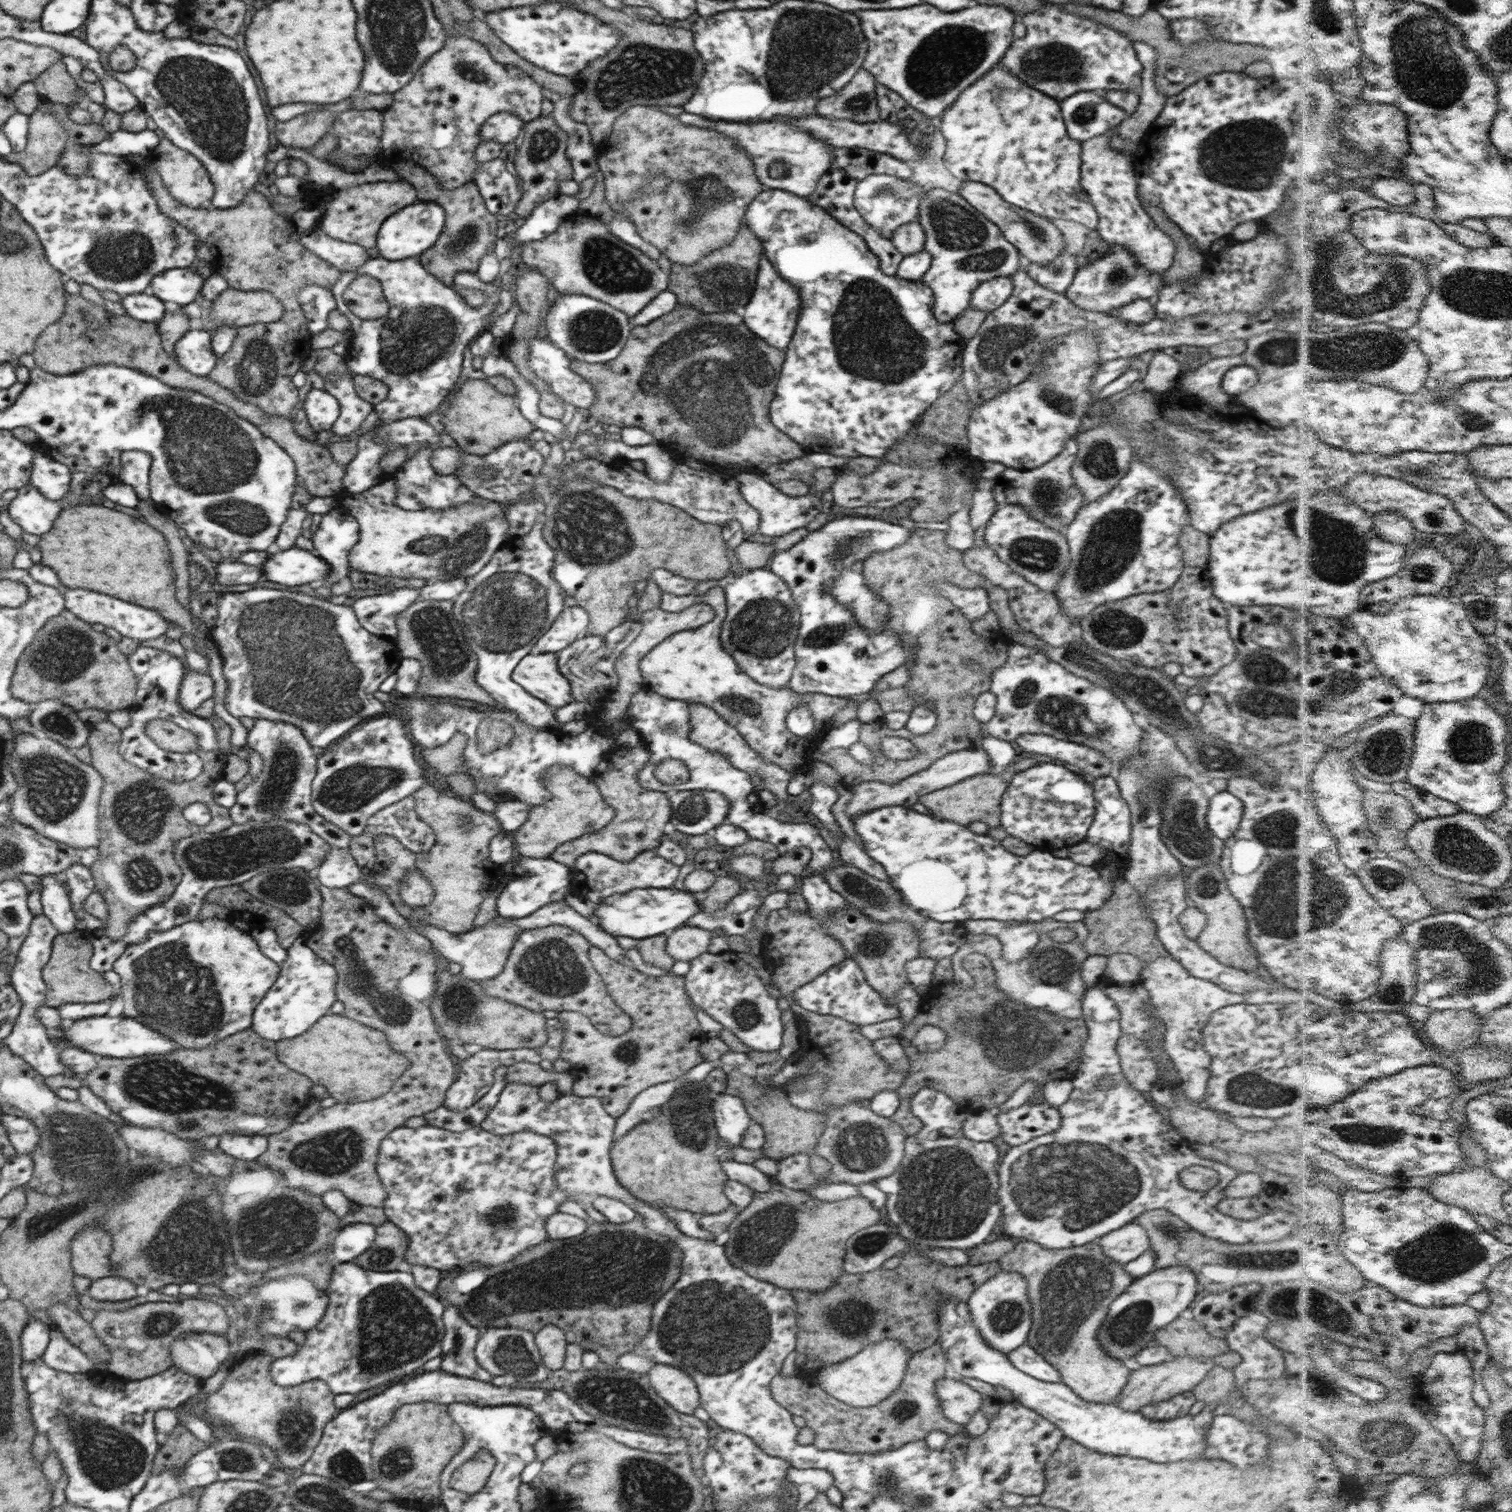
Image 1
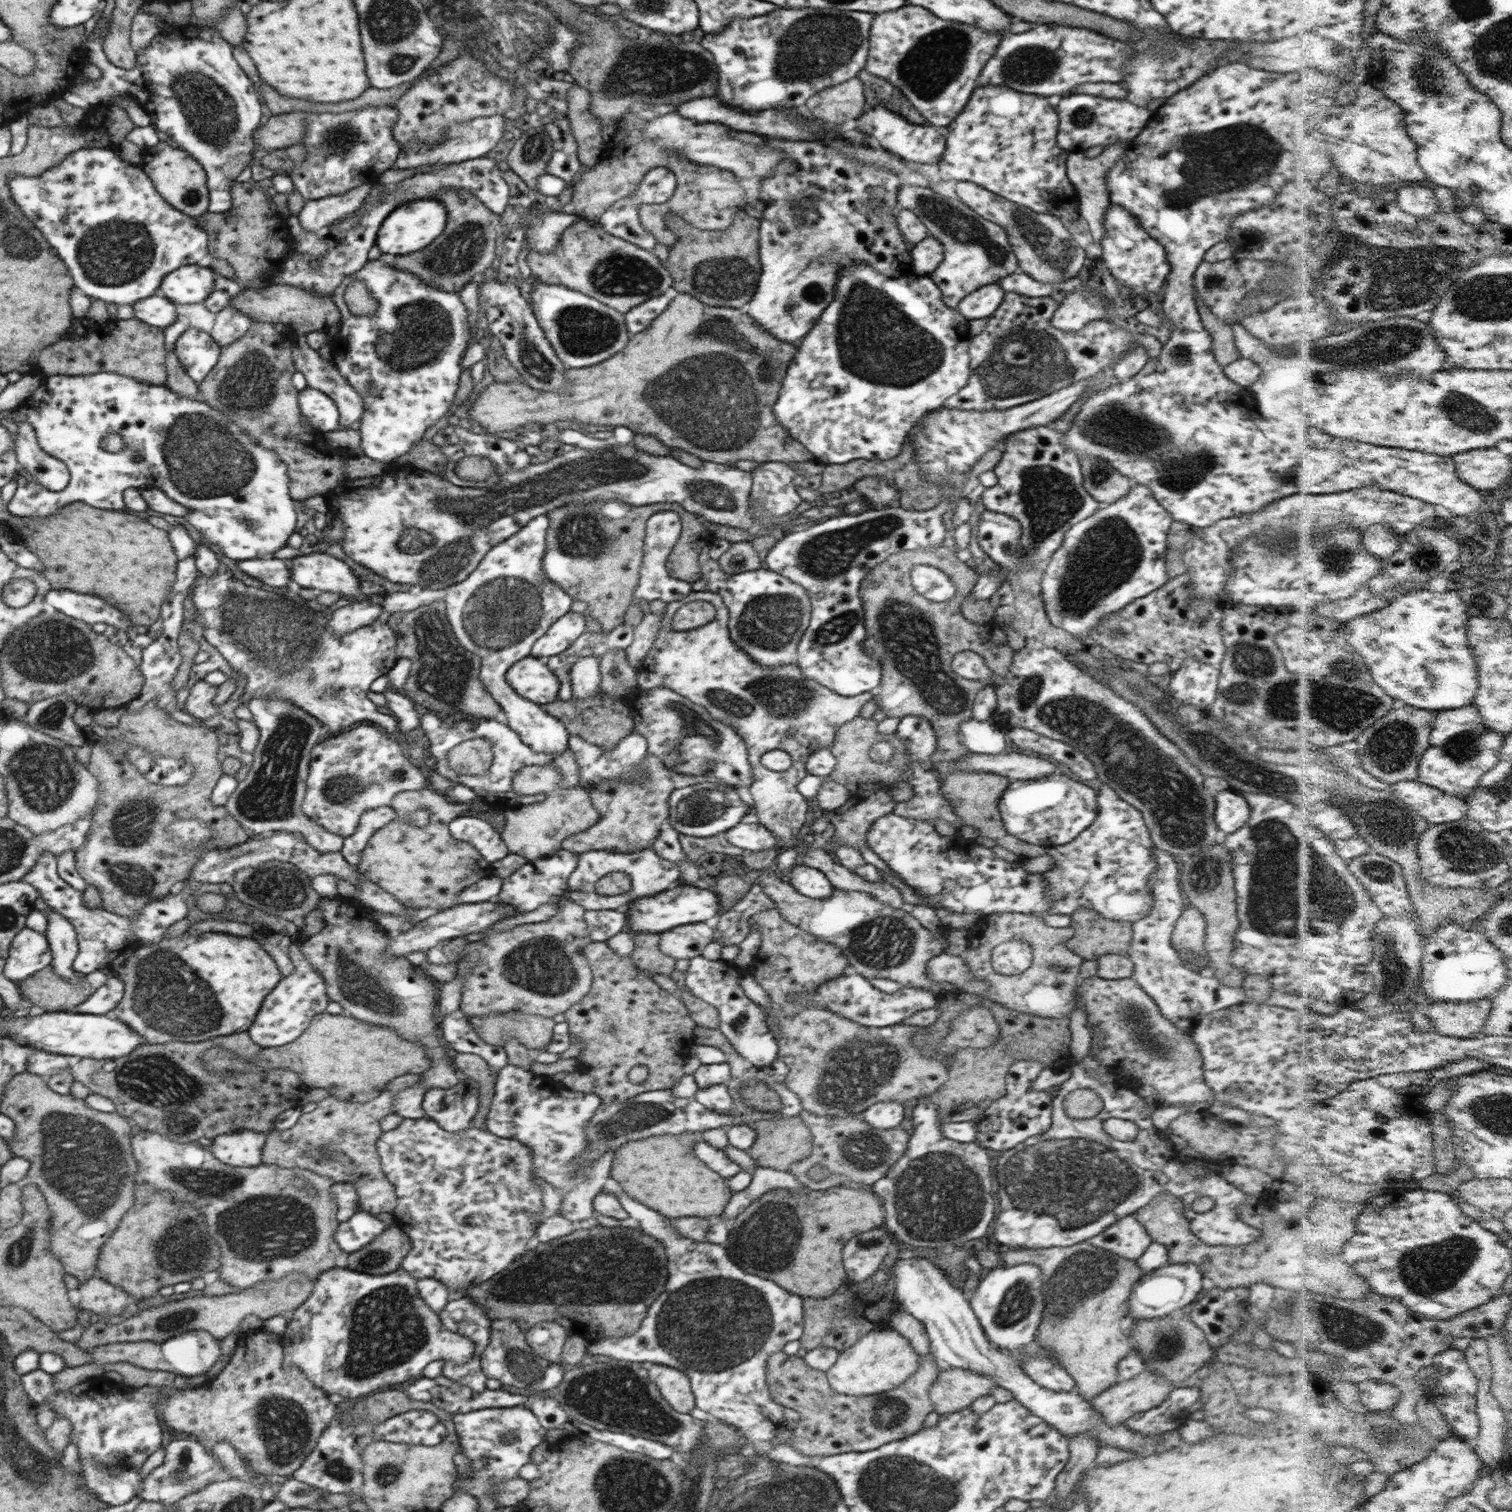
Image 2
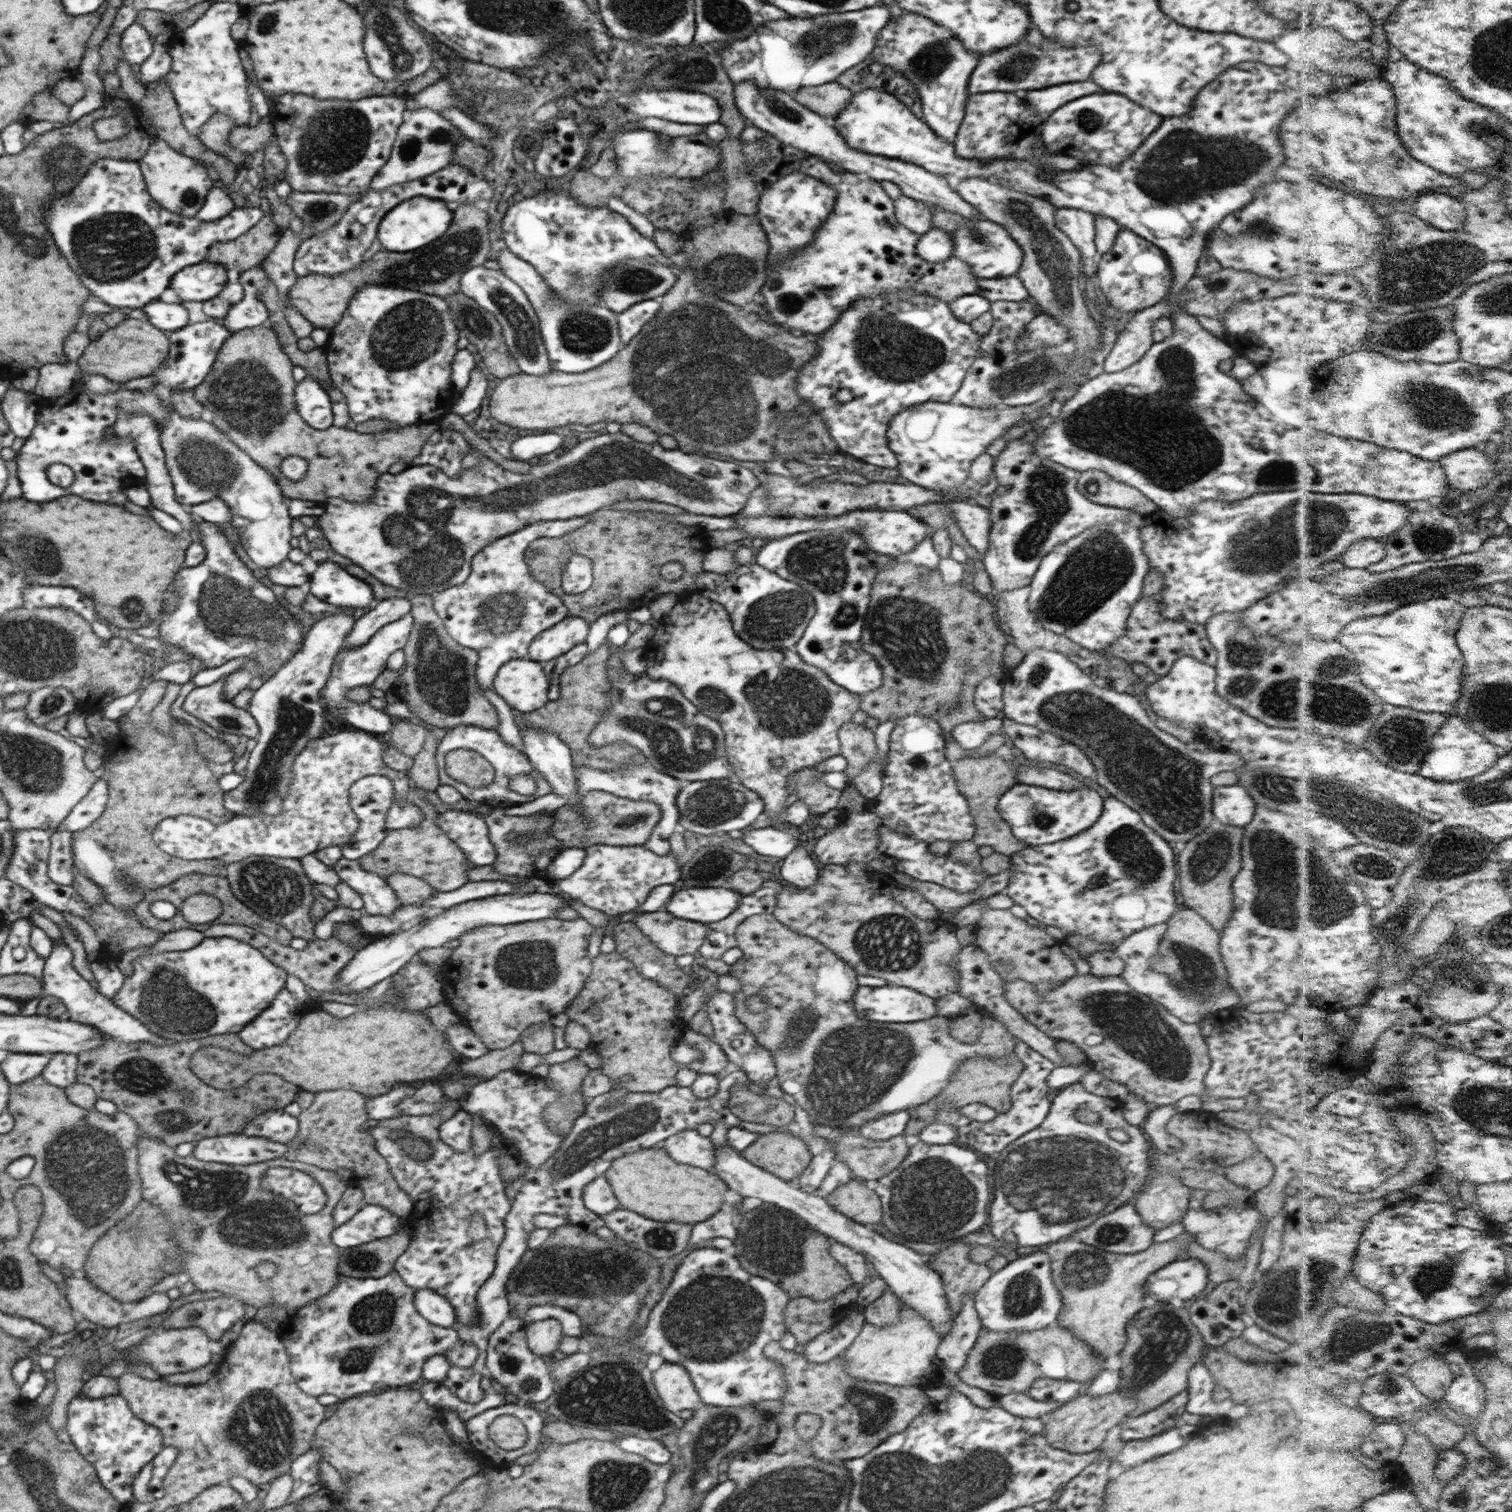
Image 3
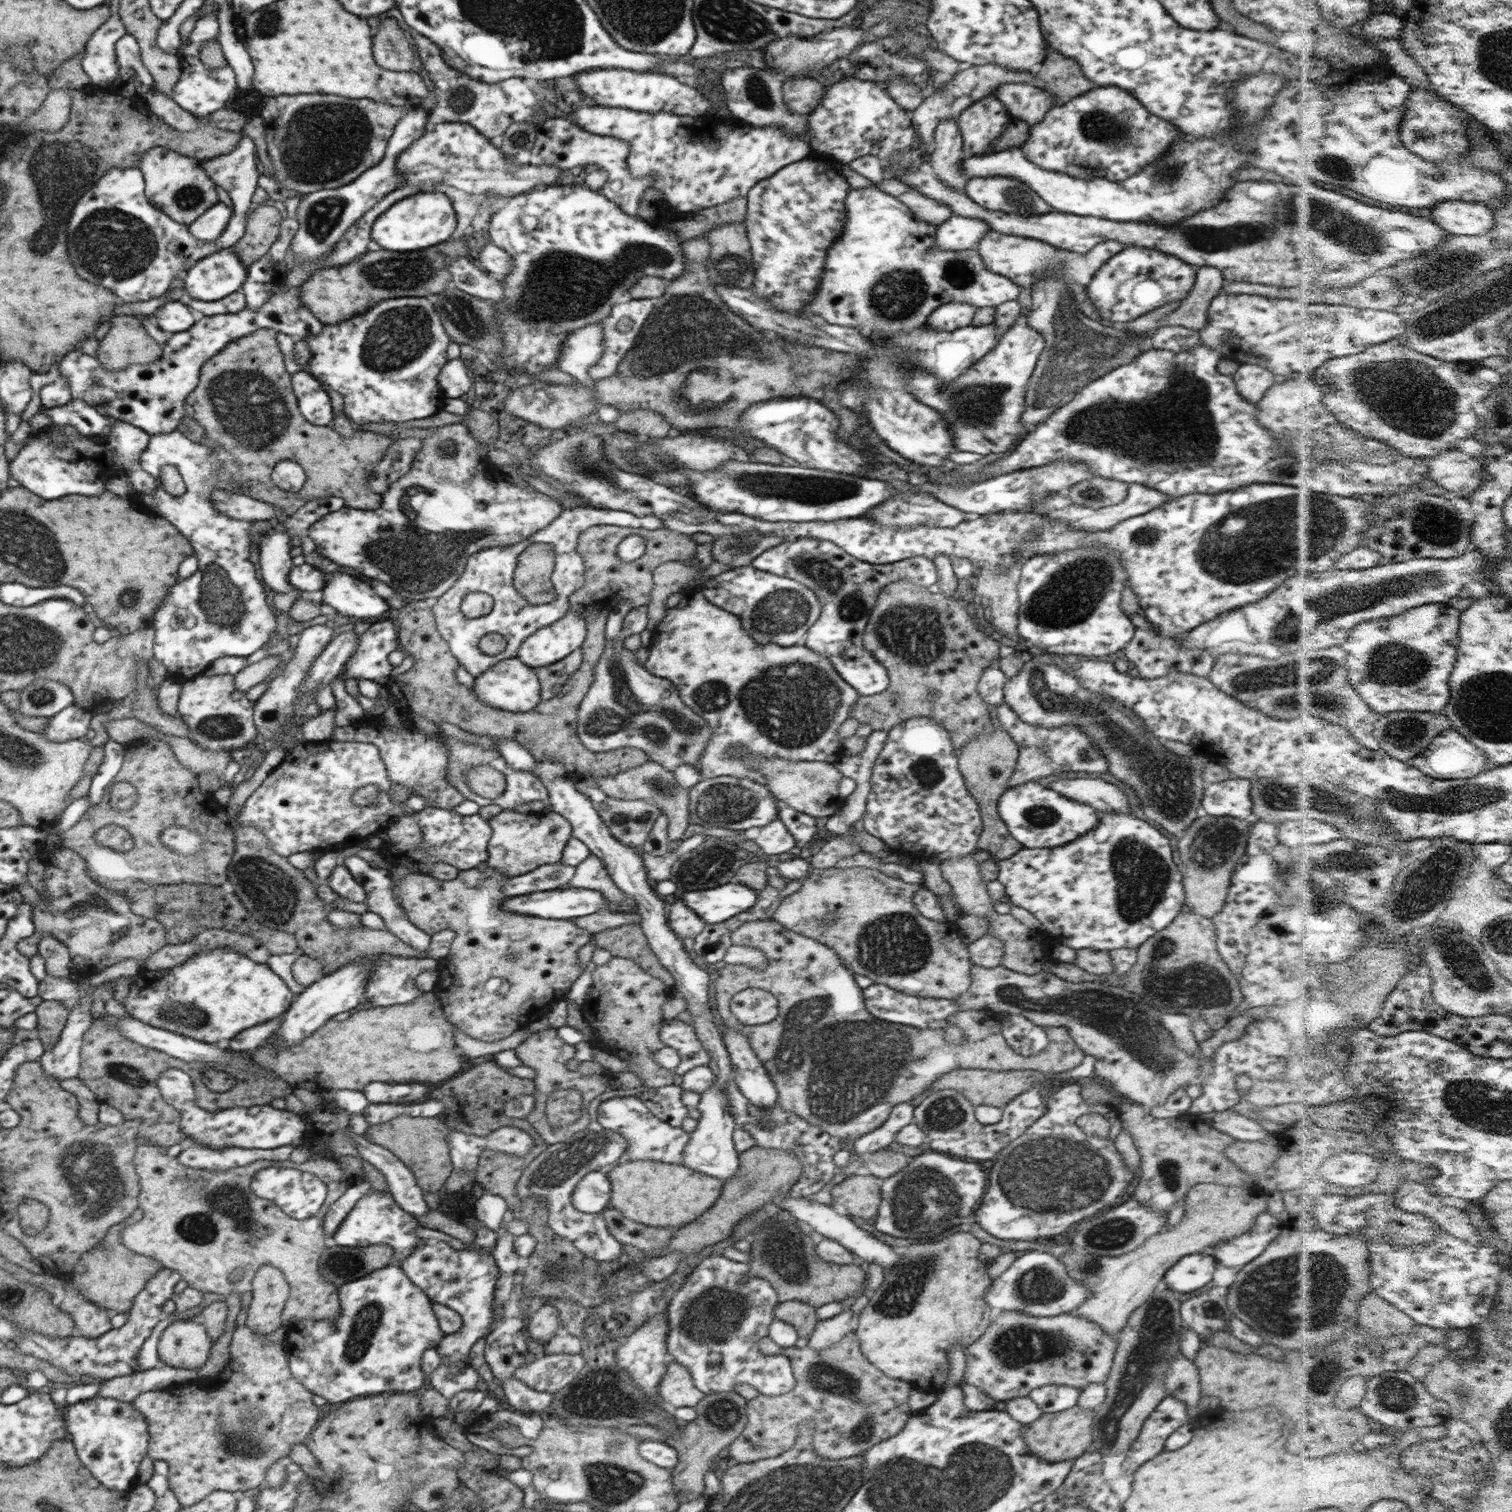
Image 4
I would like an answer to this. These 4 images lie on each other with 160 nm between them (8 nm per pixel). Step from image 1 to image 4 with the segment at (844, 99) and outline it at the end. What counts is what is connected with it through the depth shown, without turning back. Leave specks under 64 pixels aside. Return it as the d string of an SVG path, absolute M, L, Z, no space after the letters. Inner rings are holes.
M804 78L783 79L780 87L785 106L797 114L812 111L826 89L816 80Z

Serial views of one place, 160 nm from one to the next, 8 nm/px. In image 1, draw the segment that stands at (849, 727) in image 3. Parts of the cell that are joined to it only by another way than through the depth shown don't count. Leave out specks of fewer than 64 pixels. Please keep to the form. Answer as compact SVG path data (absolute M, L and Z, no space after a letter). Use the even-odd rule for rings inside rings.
M915 529L911 536L907 537L905 542L894 546L889 550L875 550L865 560L862 561L862 577L865 586L869 590L880 596L880 599L888 606L888 630L894 635L894 638L902 640L907 648L910 648L910 655L904 660L908 672L908 680L904 686L910 694L911 700L915 705L931 707L936 713L935 726L927 733L921 735L911 734L908 730L897 730L897 738L907 738L917 753L913 758L906 760L894 760L884 757L879 750L879 742L884 736L893 736L891 730L883 721L876 720L868 723L860 723L858 729L858 741L864 744L872 752L873 760L869 764L863 764L854 759L846 748L831 748L825 754L814 750L811 752L811 758L816 761L824 762L827 766L834 768L837 773L836 782L846 786L849 789L860 782L874 780L875 782L884 782L885 784L897 784L901 779L908 777L913 772L927 768L934 760L945 756L949 752L961 750L963 747L980 747L983 738L980 725L982 724L972 715L976 696L983 691L988 691L990 687L990 670L1001 666L1006 656L989 656L989 650L993 652L990 646L996 639L1004 639L995 633L989 636L987 640L979 633L974 633L970 629L970 622L957 610L953 601L945 597L945 588L947 584L957 587L957 589L974 589L986 586L985 577L980 577L970 571L962 561L962 551L955 550L947 546L944 541L944 534L939 530ZM964 660L972 660L976 664L976 670L966 668Z

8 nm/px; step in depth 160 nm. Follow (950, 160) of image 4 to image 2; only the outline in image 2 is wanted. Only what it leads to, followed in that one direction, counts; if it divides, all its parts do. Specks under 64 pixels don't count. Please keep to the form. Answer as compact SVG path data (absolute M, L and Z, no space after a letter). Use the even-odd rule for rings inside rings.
M905 5L896 10L875 14L868 36L870 43L863 69L869 74L884 78L896 87L899 94L907 98L927 124L946 127L965 106L977 86L976 80L980 70L995 52L1002 34L989 34L964 22L941 20L921 6Z

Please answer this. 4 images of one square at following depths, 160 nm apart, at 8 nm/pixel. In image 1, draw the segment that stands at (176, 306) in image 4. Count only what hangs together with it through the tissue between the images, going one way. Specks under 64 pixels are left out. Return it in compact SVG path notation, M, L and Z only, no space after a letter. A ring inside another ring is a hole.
M147 292L123 296L120 304L124 308L125 314L133 320L151 323L161 320L168 307L162 300Z

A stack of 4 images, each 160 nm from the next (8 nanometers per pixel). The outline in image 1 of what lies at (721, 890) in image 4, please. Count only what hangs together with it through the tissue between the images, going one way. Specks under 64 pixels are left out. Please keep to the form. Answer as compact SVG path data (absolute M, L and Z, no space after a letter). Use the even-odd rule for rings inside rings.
M639 888L603 899L601 903L596 904L594 915L598 918L597 926L607 934L639 940L659 934L666 935L679 928L685 920L689 920L697 912L699 910L694 894L674 888Z

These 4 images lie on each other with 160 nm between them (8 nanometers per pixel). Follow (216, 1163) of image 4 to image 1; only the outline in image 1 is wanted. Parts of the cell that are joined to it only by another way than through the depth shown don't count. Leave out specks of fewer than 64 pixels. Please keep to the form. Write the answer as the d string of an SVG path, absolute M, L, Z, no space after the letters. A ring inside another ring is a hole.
M226 1131L219 1135L216 1148L238 1162L253 1161L266 1149L267 1137L259 1134L233 1134Z

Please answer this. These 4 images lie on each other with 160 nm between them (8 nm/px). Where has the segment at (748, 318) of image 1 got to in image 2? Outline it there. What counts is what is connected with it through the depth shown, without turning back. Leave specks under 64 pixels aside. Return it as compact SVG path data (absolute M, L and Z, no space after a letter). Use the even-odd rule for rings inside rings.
M733 131L730 134L731 138L739 138L741 142L747 145L761 145L762 142L773 144L775 151L781 151L786 154L789 159L796 163L796 170L792 174L781 172L779 176L767 175L760 180L758 200L764 202L765 208L760 218L760 225L758 226L758 243L759 243L759 258L761 267L761 274L759 275L757 286L752 297L747 302L747 314L760 326L761 329L772 334L778 341L795 344L802 336L805 336L809 329L814 325L814 322L819 318L819 315L825 310L825 307L833 300L834 286L836 285L836 278L840 277L840 272L852 264L852 262L866 262L867 266L871 266L879 274L885 275L887 278L899 278L905 274L913 274L912 265L909 262L909 246L907 246L904 236L898 231L895 219L895 211L898 208L896 204L896 192L905 181L901 176L893 174L884 168L875 168L870 164L862 164L854 158L845 158L844 154L839 154L835 149L825 147L824 145L815 142L793 142L793 140L780 138L767 138L763 135L758 135L750 132ZM870 198L880 198L880 206L876 209L873 205L868 203ZM801 206L801 207L795 207ZM795 210L800 212L807 212L806 218L801 218L795 214ZM813 256L813 258L811 258Z

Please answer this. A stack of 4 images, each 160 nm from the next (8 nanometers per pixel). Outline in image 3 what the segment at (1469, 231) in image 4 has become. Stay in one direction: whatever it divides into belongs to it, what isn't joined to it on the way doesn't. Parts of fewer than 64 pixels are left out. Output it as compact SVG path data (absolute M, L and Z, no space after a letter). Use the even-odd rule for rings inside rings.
M1428 192L1411 201L1417 217L1444 231L1461 230L1466 223L1468 210L1458 197Z

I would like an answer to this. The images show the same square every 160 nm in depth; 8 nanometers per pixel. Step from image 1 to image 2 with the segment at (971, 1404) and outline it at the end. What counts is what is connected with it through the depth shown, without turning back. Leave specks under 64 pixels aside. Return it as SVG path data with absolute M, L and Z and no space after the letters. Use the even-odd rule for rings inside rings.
M946 1368L939 1371L929 1390L929 1400L938 1415L954 1413L969 1407L978 1396L989 1395L989 1389L997 1388L991 1378L959 1370Z

